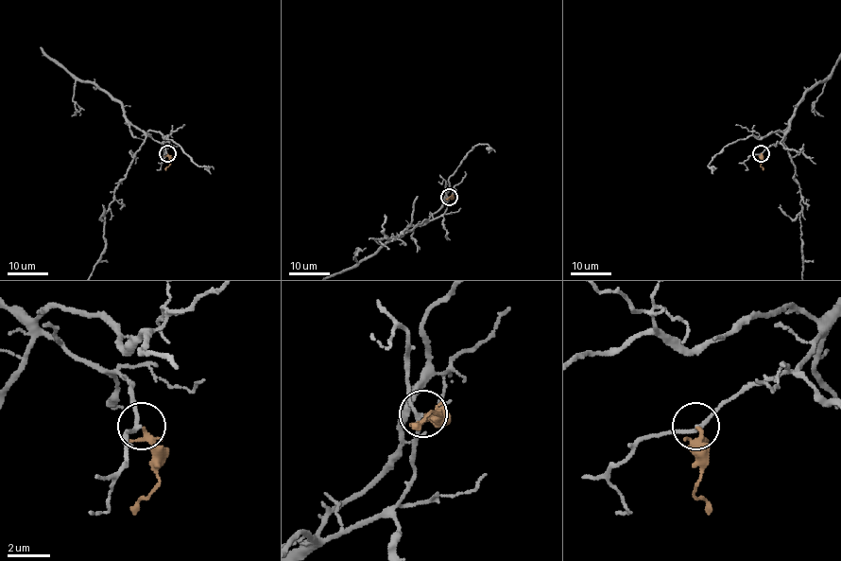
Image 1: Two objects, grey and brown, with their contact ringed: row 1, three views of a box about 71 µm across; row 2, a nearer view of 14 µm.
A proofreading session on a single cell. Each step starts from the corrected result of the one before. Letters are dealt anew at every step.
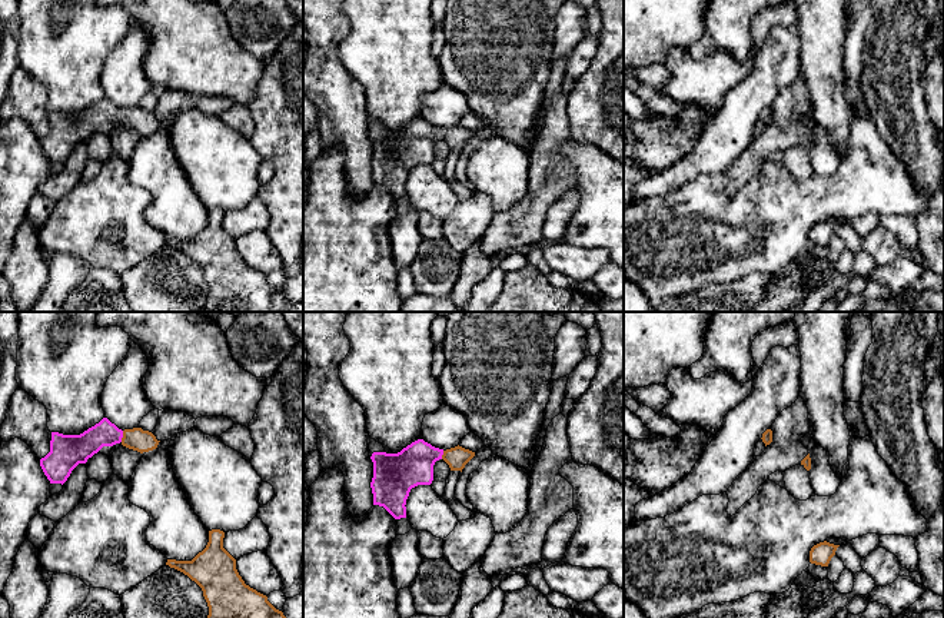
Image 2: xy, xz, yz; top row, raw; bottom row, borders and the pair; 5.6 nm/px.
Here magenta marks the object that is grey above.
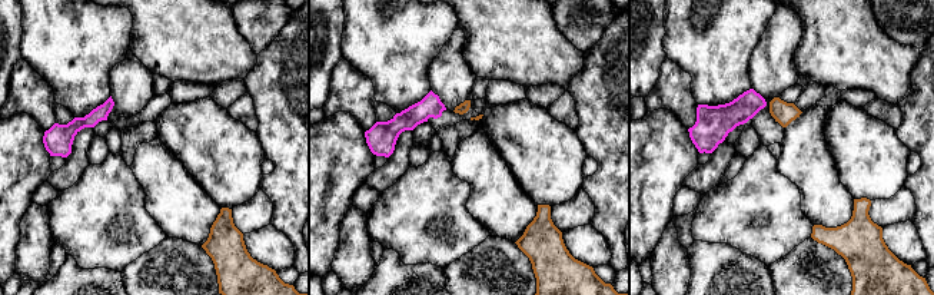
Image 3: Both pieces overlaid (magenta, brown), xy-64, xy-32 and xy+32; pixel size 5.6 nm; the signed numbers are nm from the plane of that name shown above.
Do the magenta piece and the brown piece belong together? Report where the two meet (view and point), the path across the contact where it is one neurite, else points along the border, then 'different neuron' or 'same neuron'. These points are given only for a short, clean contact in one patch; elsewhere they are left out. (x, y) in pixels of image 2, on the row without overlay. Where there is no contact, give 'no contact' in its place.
meets magenta in xy at (122, 116); runs through xy (79, 128), (96, 116), (122, 116), (138, 119); same neuron

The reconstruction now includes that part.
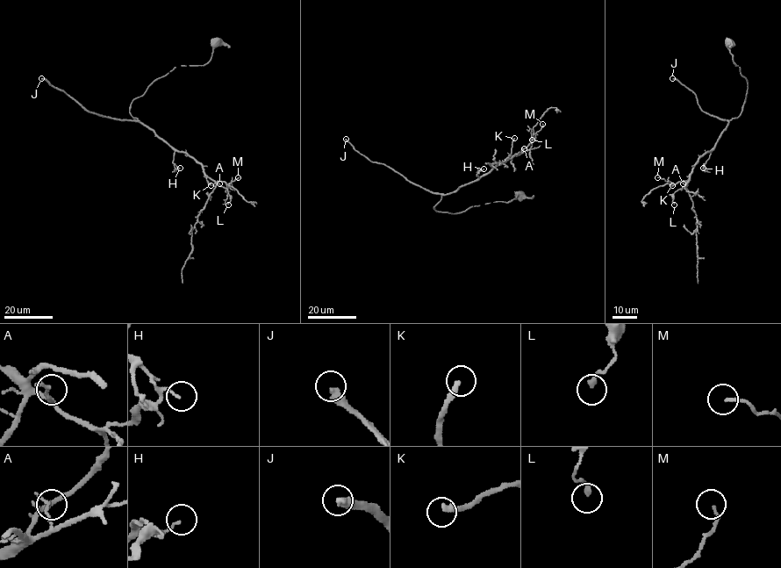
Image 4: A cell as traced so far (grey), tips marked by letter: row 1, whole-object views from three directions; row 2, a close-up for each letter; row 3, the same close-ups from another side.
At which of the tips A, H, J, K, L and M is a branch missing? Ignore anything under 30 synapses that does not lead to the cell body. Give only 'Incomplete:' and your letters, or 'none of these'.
Incomplete: J, K

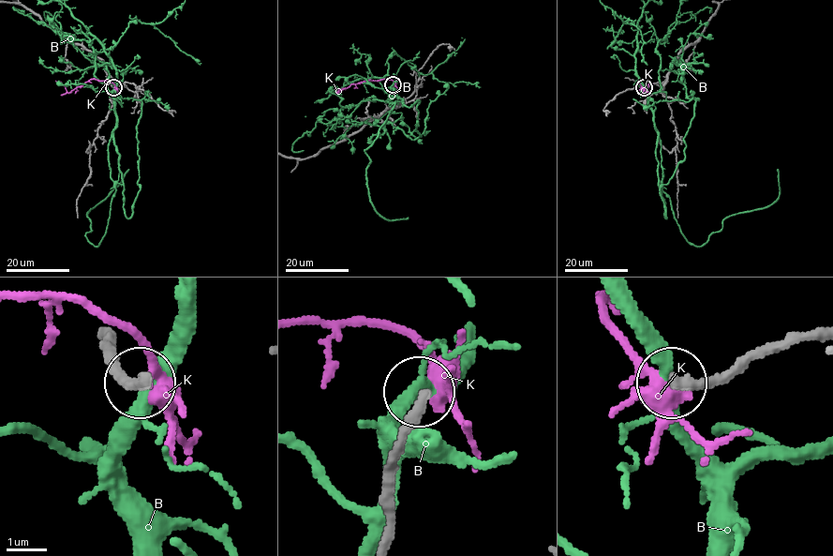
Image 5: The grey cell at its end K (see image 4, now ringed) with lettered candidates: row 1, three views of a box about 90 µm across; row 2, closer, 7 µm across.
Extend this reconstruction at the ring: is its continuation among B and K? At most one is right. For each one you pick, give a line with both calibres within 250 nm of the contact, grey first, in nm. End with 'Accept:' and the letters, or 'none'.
Accept: none

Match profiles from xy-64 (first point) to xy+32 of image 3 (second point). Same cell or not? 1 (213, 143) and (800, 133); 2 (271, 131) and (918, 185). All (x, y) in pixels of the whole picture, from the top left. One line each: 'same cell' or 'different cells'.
1: different cells
2: same cell

